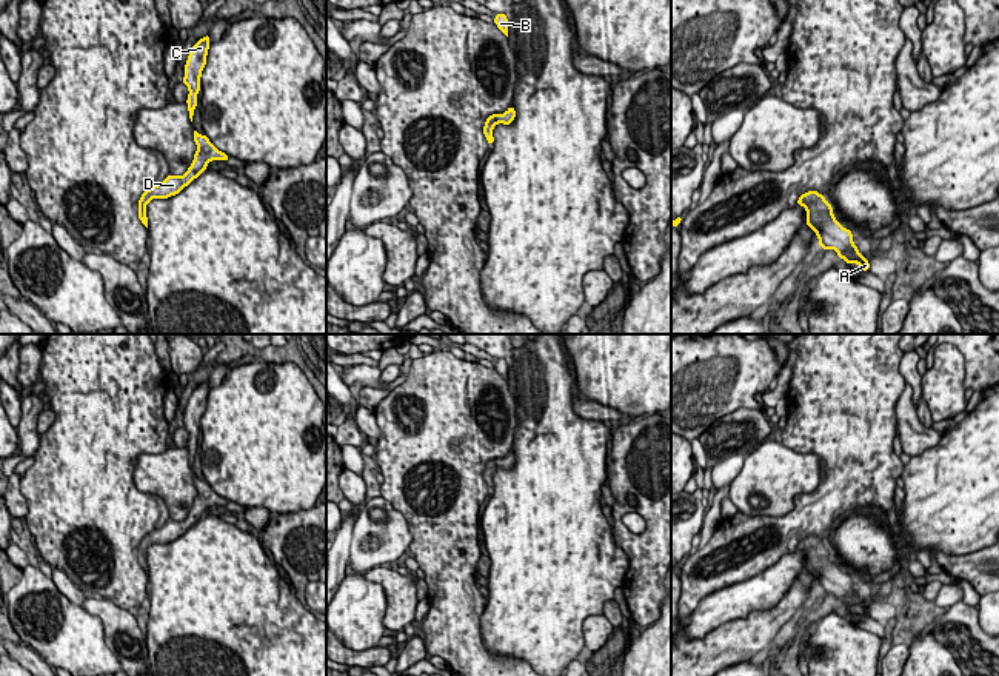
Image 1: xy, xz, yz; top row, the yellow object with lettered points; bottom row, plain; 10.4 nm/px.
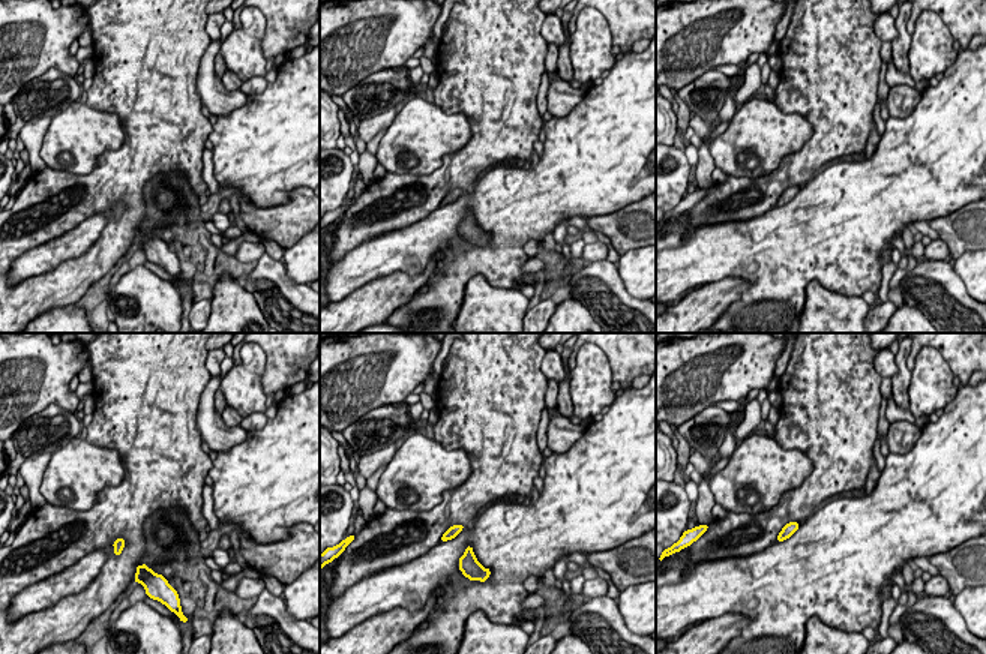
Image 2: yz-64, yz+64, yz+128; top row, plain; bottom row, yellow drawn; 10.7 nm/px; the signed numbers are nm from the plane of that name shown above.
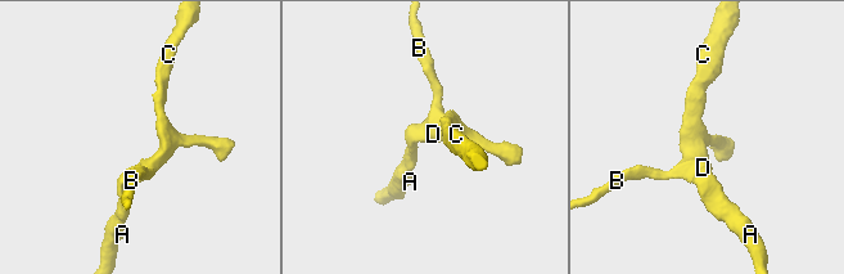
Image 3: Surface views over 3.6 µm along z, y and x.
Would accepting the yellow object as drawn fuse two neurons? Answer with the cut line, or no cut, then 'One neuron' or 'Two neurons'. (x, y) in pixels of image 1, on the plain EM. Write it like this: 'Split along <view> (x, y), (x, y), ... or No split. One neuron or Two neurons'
No split. One neuron

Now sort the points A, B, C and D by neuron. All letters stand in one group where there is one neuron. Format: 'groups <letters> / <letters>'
groups A B C D

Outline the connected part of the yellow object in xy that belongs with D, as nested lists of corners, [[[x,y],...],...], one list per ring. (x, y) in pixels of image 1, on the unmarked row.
[[[192,476],[197,496],[194,505],[188,516],[177,522],[168,520],[162,528],[157,528],[146,534],[139,545],[139,564],[148,573],[146,550],[152,544],[168,544],[179,539],[185,531],[188,531],[194,524],[197,524],[208,511],[211,505],[228,505],[229,500],[219,496],[206,480]]]

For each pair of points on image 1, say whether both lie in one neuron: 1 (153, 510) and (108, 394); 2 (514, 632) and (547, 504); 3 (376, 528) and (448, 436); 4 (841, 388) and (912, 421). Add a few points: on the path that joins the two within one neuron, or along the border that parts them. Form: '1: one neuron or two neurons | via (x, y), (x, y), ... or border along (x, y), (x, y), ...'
1: one neuron | via (122, 487), (108, 473), (108, 425)
2: one neuron | via (537, 599), (547, 575), (547, 536)
3: two neurons | border along (380, 496), (402, 513), (413, 538)
4: two neurons | border along (905, 382), (896, 402), (895, 430)

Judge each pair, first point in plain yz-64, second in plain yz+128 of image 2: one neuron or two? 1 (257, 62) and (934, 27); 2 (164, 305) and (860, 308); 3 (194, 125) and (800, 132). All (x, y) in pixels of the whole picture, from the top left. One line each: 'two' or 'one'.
1: one
2: one
3: two

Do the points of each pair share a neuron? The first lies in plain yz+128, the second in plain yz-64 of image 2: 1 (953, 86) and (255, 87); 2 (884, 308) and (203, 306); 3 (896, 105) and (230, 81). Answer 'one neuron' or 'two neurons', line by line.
1: two neurons
2: one neuron
3: two neurons

